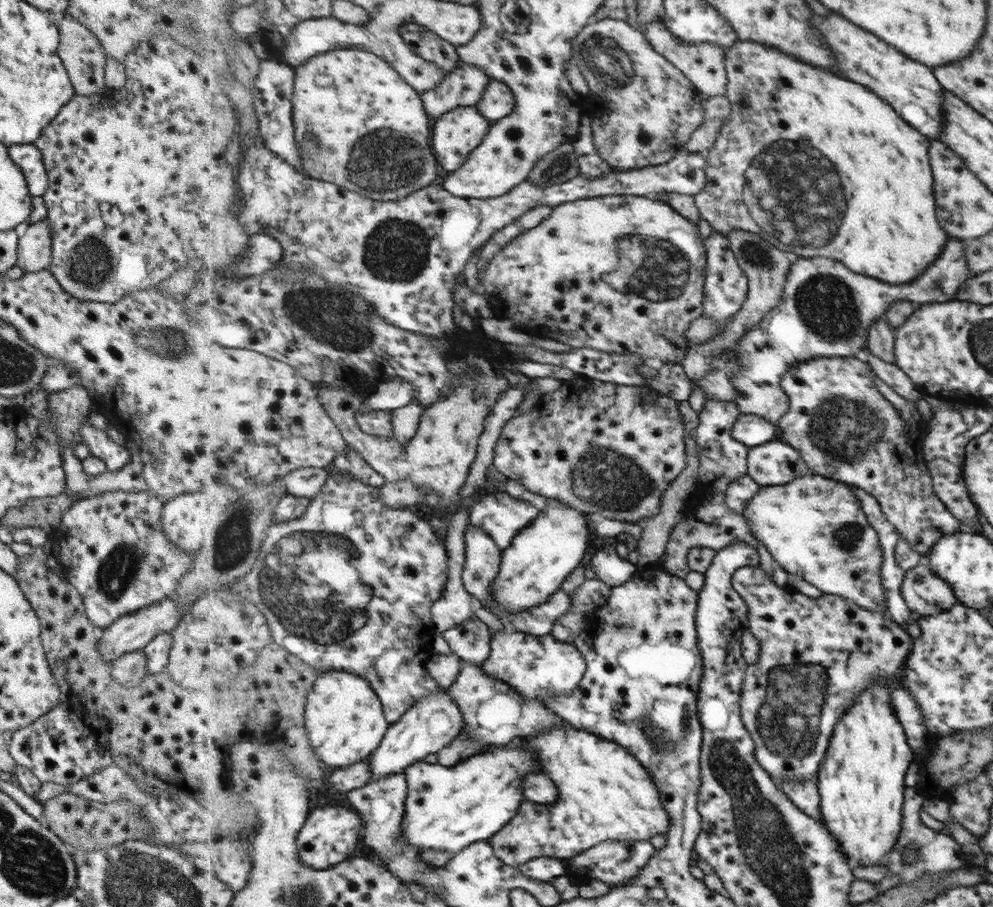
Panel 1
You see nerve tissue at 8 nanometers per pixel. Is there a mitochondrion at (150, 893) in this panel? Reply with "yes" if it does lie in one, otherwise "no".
yes

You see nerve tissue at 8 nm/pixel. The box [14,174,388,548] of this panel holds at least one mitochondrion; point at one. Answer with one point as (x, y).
(322, 315)

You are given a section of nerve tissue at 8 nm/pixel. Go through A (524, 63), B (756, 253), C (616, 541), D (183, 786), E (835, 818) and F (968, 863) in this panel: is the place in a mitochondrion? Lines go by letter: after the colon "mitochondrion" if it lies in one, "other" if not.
A: other
B: mitochondrion
C: other
D: other
E: other
F: other

